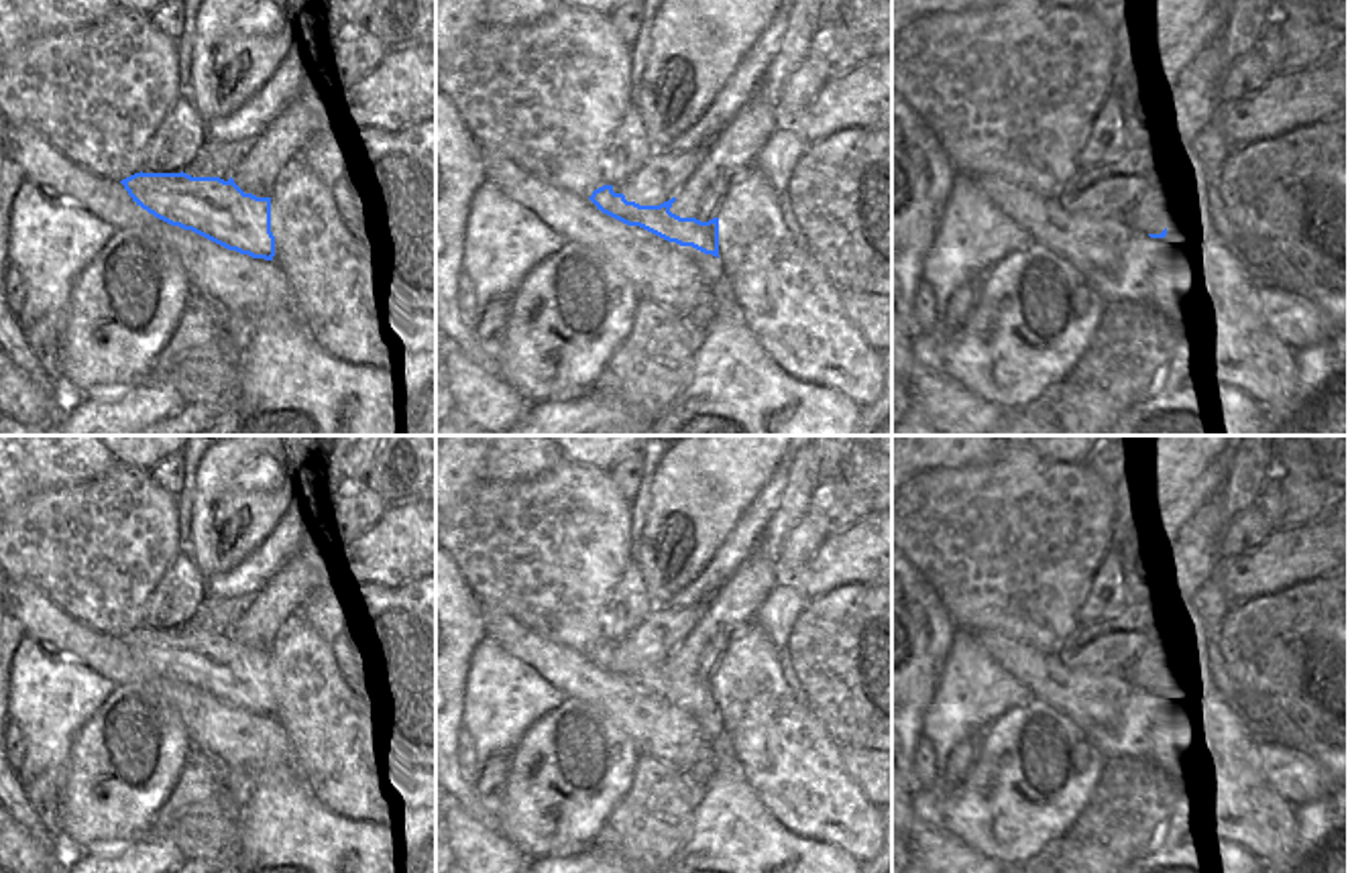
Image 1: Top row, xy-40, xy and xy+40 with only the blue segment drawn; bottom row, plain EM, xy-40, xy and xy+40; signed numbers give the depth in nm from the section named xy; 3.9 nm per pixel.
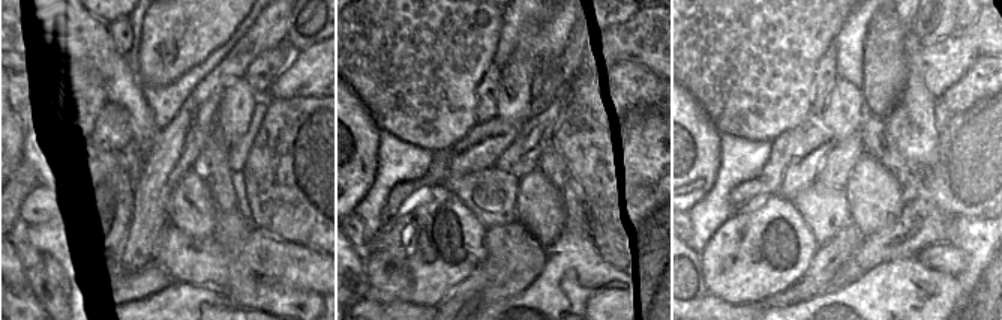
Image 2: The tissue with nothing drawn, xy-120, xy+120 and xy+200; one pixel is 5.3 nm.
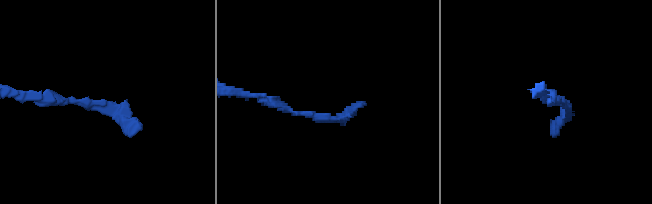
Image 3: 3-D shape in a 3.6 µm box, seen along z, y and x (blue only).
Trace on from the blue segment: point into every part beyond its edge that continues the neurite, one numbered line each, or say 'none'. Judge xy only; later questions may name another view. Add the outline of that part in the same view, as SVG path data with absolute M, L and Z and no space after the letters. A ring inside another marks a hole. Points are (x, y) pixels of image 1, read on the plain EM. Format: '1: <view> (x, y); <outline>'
none

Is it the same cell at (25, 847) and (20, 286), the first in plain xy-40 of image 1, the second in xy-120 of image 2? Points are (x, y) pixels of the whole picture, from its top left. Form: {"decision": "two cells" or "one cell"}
{"decision": "one cell"}

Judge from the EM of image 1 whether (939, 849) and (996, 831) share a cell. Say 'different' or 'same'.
different

